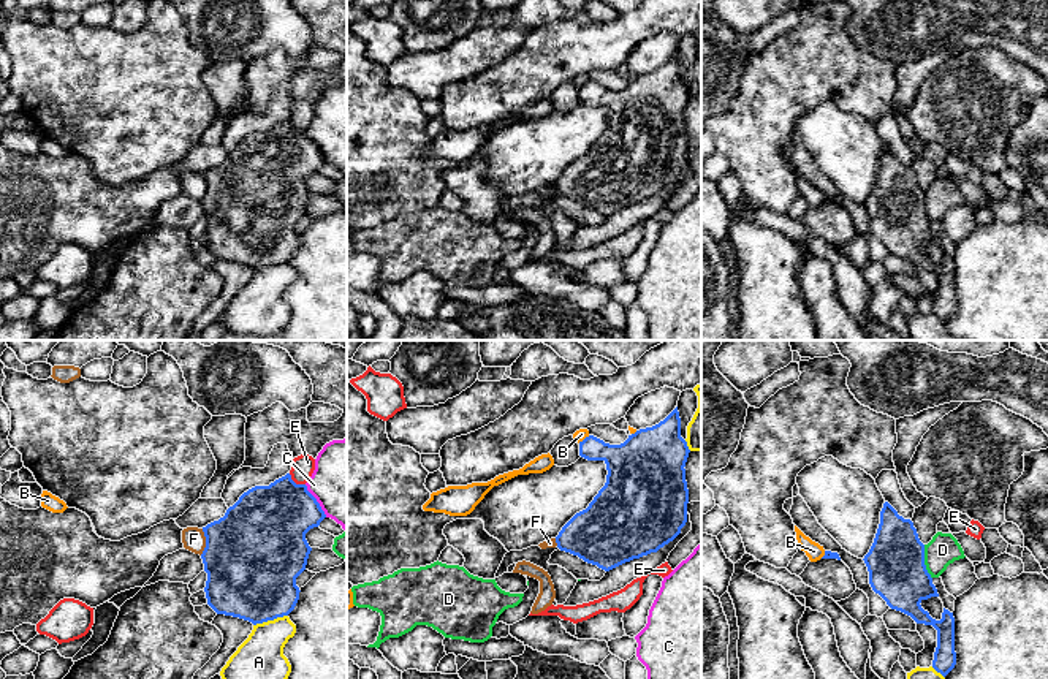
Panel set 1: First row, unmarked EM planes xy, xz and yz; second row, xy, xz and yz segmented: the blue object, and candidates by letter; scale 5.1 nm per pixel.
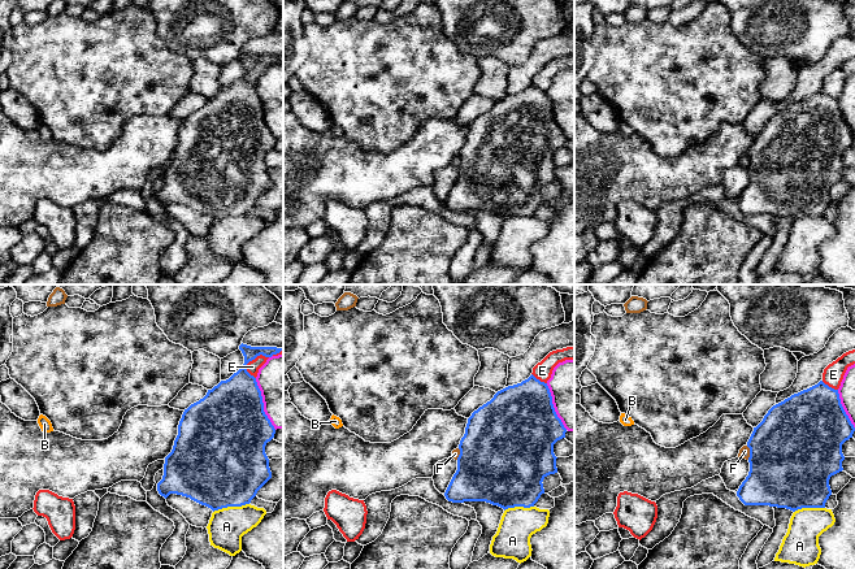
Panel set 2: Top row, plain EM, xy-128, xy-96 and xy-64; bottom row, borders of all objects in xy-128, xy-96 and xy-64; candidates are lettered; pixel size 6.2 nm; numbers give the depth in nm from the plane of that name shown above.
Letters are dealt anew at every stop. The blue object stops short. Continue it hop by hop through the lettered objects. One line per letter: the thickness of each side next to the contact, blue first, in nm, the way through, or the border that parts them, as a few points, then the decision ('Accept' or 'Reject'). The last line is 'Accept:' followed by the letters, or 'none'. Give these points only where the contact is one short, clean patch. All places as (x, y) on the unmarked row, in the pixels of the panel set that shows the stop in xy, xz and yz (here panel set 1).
A: Thickness 460 nm (blue) against 260 nm. Reject
B: Thickness 200 nm (blue) against 60 nm. Reject
C: Thickness 360 nm (blue) against 340 nm. Reject
D: Thickness 280 nm (blue) against 160 nm. Boundary: yz (923, 190), (923, 209), (931, 223). Reject
E: Thickness 400 nm (blue) against 120 nm. Reject
F: Thickness 500 nm (blue) against 120 nm. Boundary: xy (203, 174), (205, 195), (200, 200). Reject
Accept: none

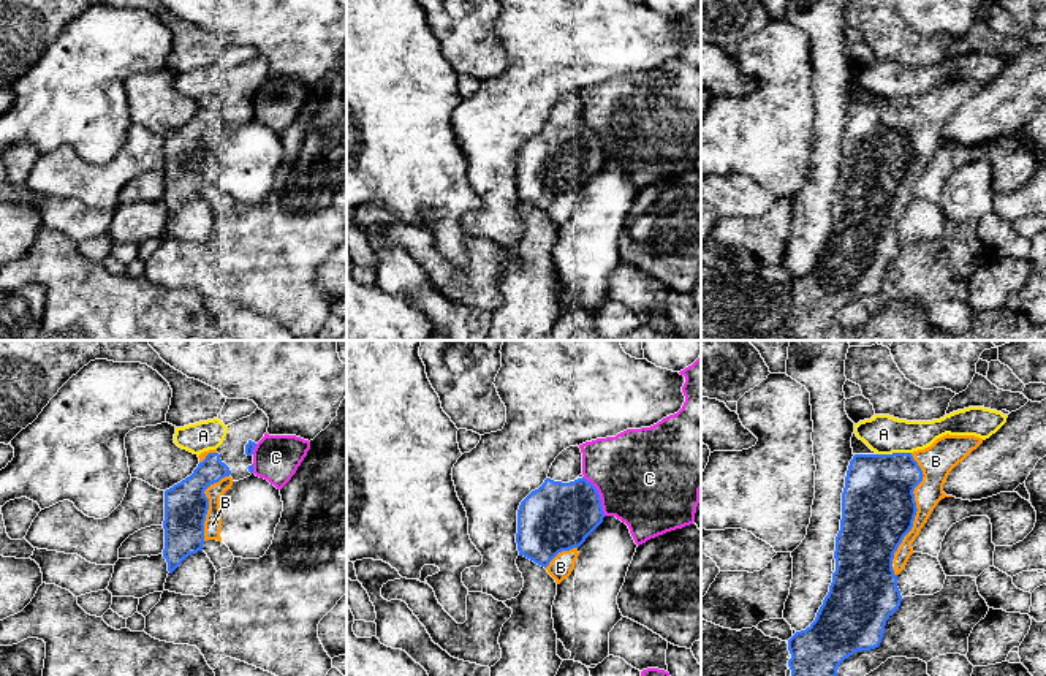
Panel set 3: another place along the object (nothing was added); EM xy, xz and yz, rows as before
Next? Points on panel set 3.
A: Thickness 360 nm (blue) against 200 nm. Reject
B: Thickness 380 nm (blue) against 160 nm. Accept
C: Thickness 360 nm (blue) against 480 nm. Reject
Accept: B

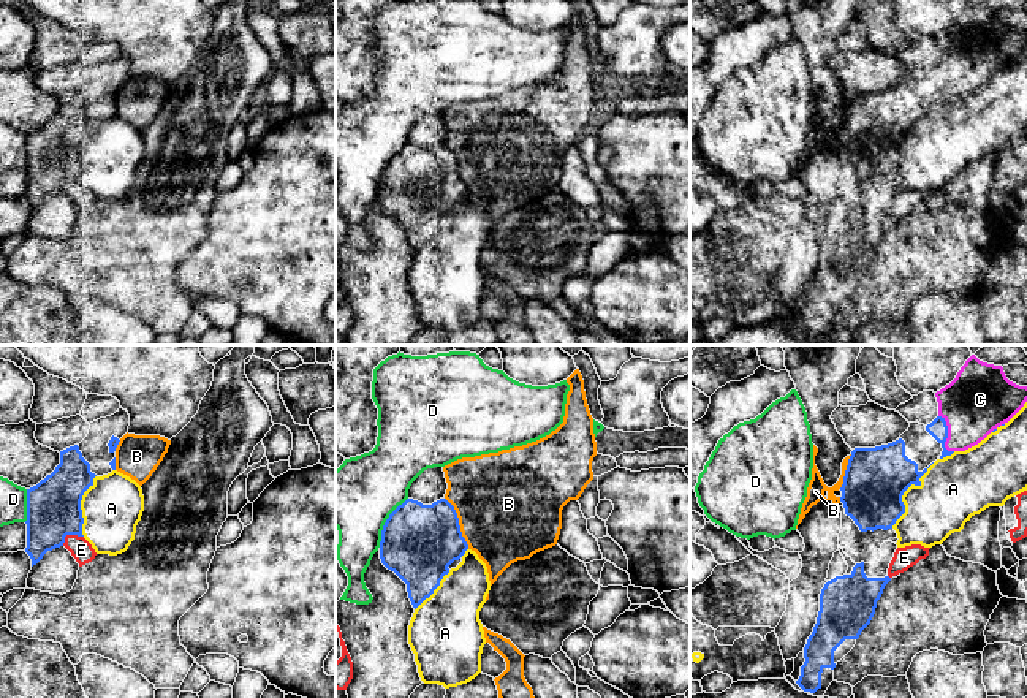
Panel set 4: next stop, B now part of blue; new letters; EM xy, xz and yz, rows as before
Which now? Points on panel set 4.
A: Thickness 320 nm (blue) against 340 nm. Reject
B: Thickness 380 nm (blue) against 480 nm. Reject
C: Thickness 90 nm (blue) against 340 nm. Accept
D: Thickness 380 nm (blue) against 360 nm. Reject
E: Thickness 280 nm (blue) against 110 nm. Reject
Accept: C

